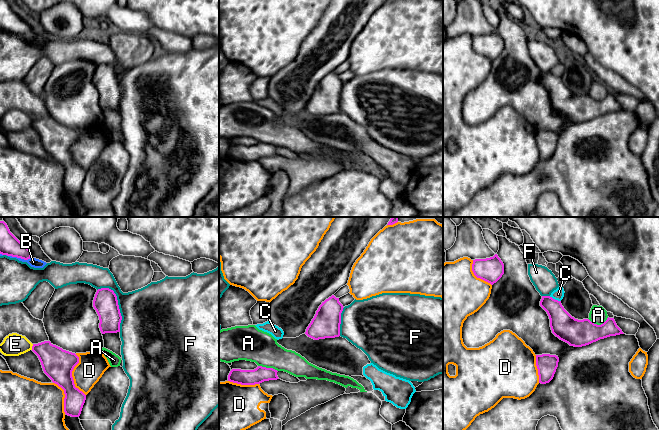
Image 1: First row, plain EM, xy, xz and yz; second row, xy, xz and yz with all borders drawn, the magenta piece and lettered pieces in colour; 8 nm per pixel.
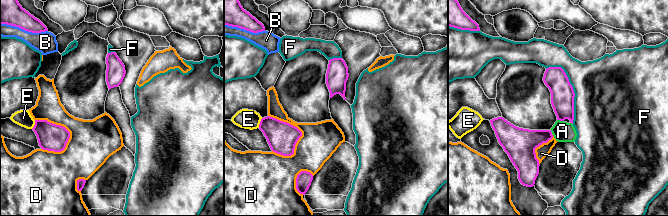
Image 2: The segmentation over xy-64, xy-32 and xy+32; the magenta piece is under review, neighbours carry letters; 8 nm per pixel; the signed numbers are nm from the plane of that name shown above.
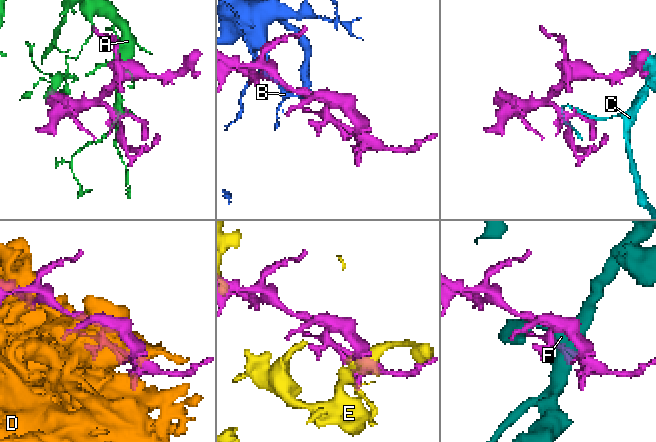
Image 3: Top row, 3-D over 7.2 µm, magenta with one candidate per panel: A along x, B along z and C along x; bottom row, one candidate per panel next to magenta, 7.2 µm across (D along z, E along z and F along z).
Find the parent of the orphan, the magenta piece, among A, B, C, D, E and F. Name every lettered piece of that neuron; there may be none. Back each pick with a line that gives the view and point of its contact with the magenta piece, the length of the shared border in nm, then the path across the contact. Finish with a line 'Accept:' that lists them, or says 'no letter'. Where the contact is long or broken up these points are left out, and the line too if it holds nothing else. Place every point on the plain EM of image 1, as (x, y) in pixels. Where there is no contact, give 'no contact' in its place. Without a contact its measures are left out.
Accept: no letter

